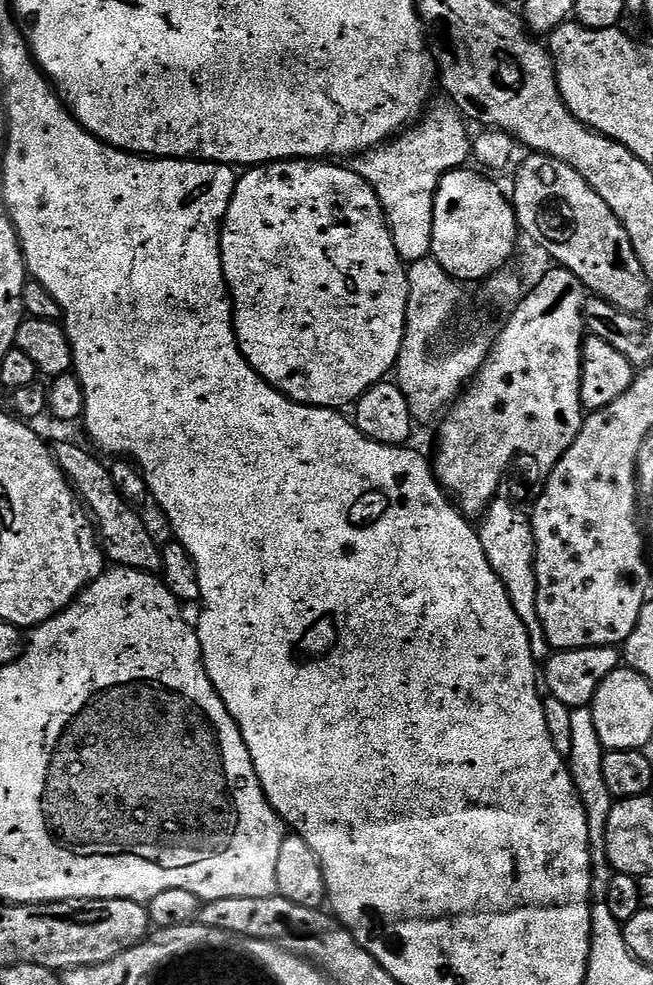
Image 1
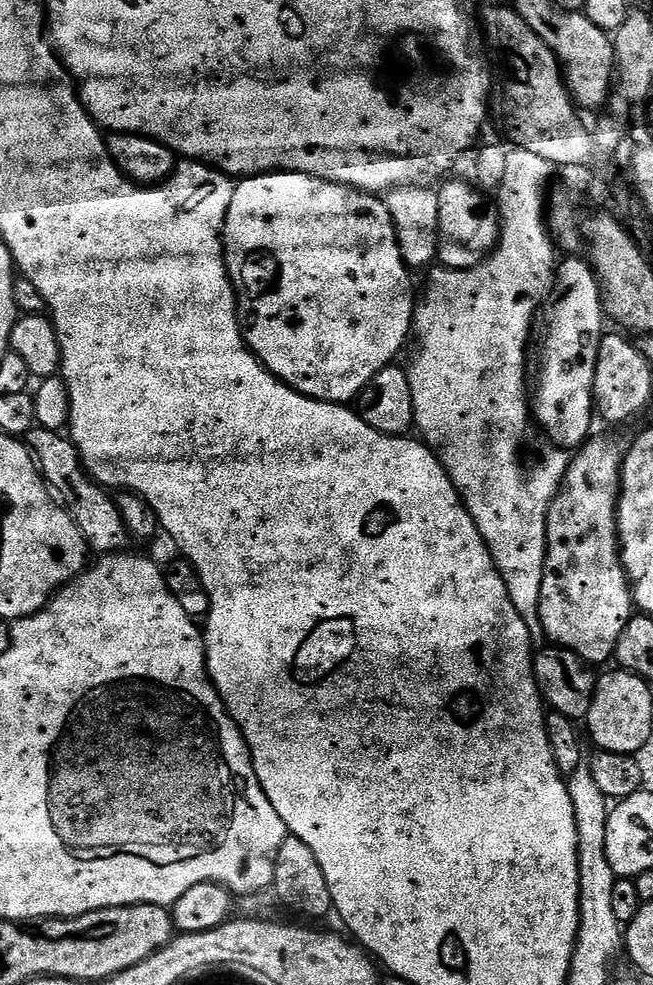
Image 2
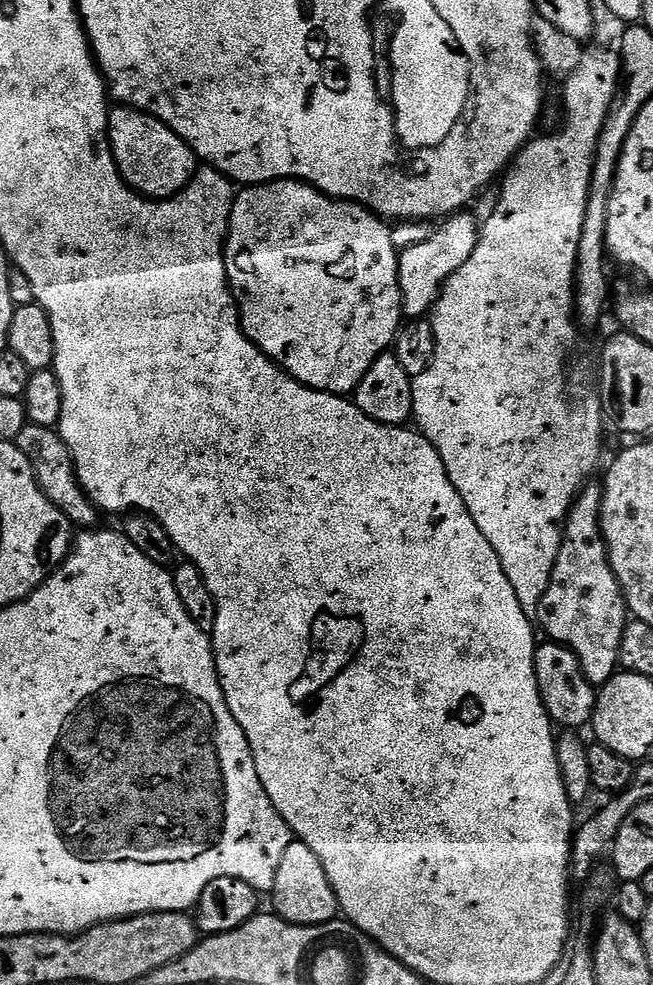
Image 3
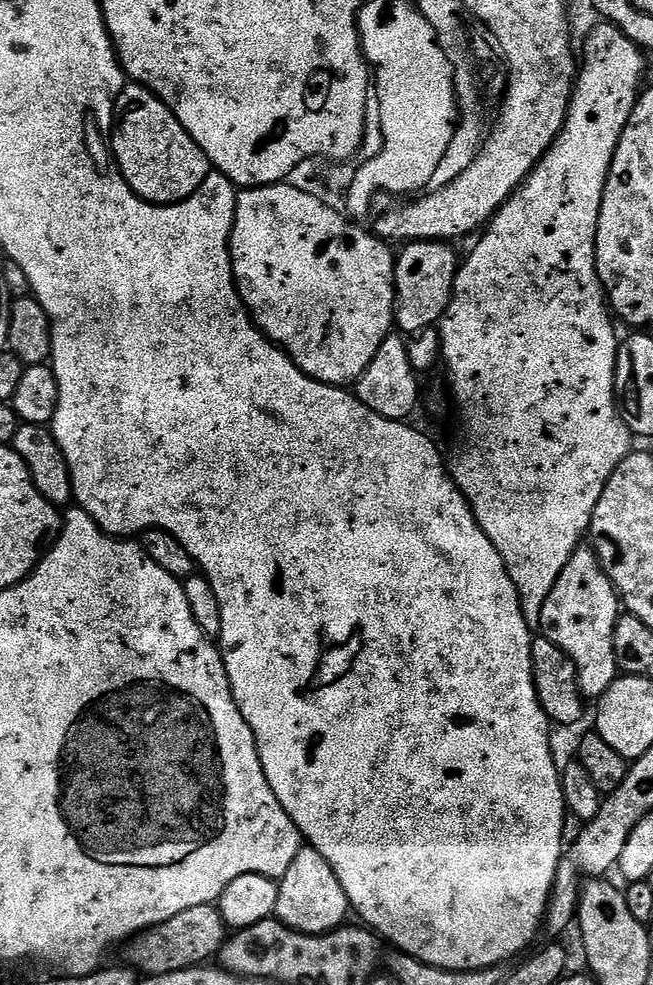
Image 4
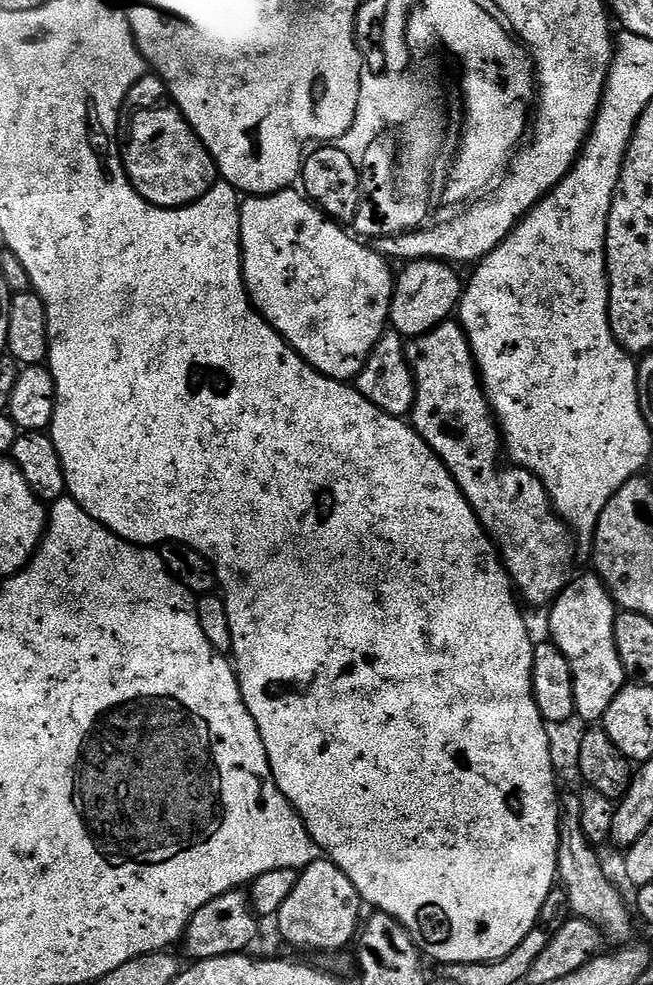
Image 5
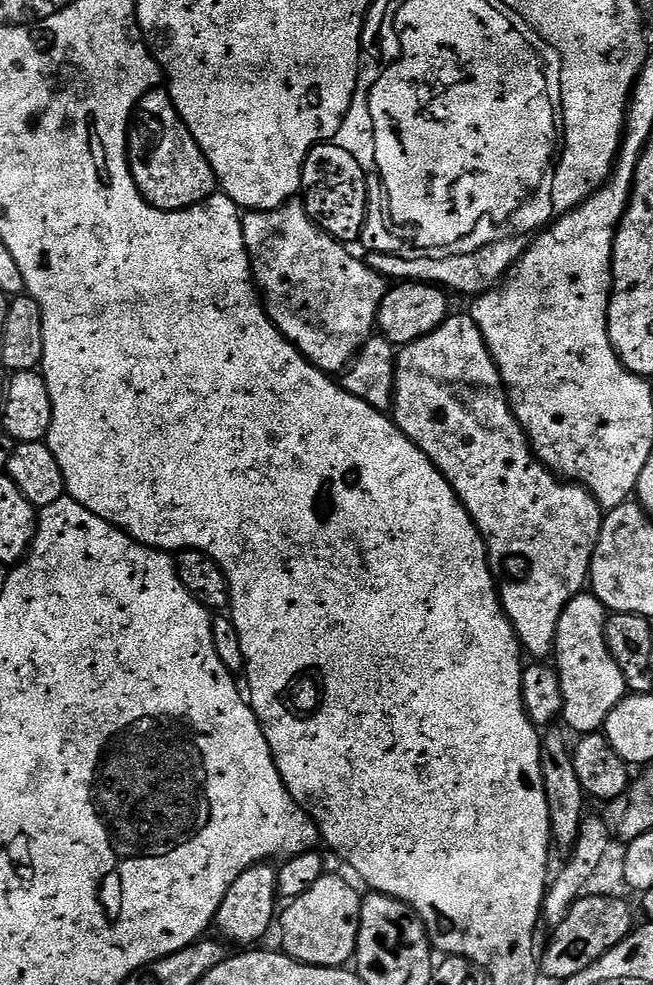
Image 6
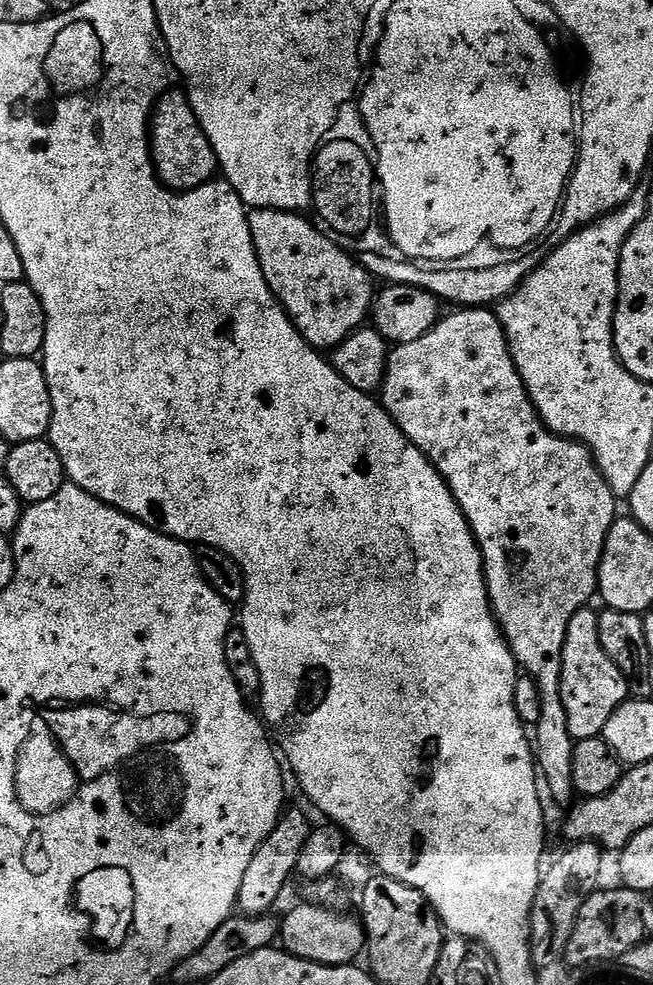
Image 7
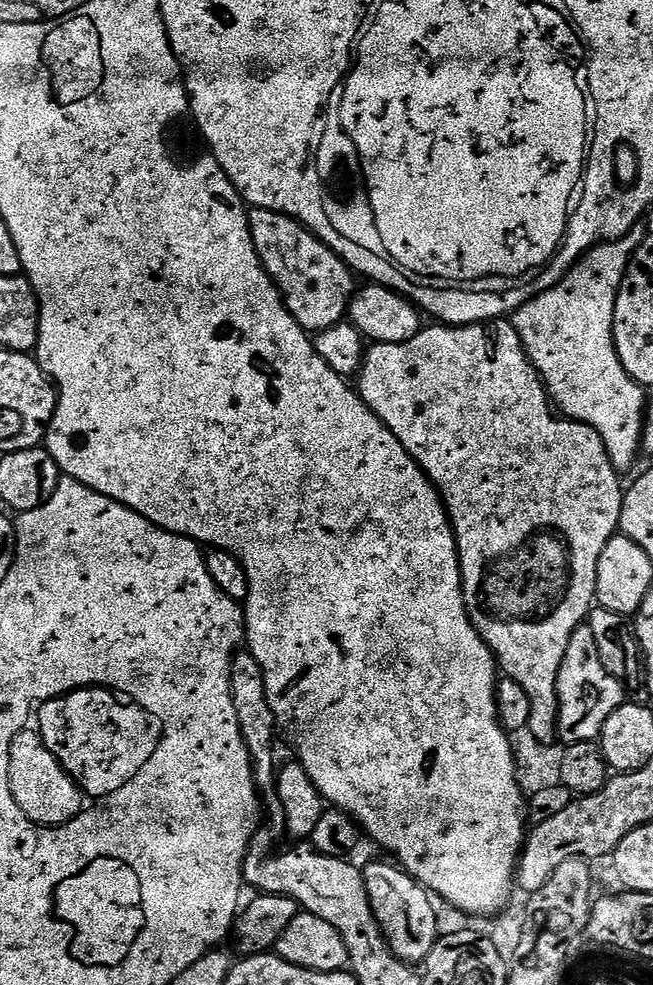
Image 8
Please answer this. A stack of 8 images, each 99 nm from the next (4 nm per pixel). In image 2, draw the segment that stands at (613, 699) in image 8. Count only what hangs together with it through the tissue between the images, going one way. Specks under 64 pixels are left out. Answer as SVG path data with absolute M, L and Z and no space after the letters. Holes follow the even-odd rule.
M589 439L569 459L560 490L552 499L548 511L548 553L540 595L540 617L544 634L553 645L567 648L592 666L604 664L615 657L618 638L622 638L628 621L634 615L632 585L628 573L624 571L618 531L620 469L624 458L625 453L622 448L620 452L614 441Z

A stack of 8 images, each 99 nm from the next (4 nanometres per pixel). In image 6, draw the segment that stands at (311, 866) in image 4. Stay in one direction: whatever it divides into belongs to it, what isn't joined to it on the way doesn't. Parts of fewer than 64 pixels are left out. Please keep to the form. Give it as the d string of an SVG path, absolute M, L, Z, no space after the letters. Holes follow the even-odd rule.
M325 874L306 890L298 898L287 901L288 909L281 911L278 916L278 932L280 928L280 940L284 955L300 964L313 964L319 968L342 968L355 957L356 943L358 942L358 930L360 929L360 905L361 893L356 893L356 888L348 880L340 876Z

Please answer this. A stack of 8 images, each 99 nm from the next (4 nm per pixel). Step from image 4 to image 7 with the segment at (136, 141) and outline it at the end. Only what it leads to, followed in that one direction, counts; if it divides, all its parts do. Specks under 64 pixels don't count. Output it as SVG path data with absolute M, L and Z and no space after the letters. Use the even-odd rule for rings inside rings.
M169 90L156 101L148 129L148 149L152 152L152 165L161 184L177 192L189 192L208 183L217 175L216 155L198 122L183 91Z

